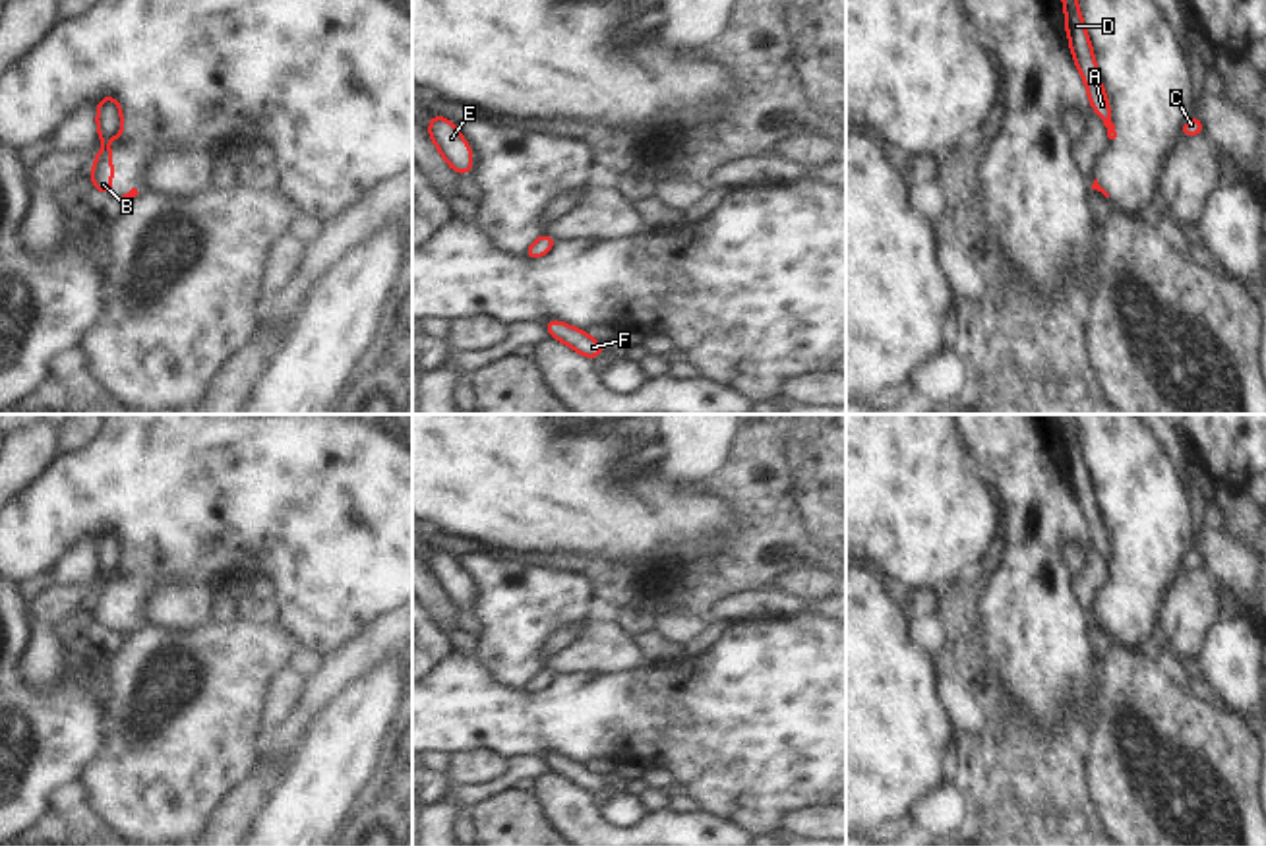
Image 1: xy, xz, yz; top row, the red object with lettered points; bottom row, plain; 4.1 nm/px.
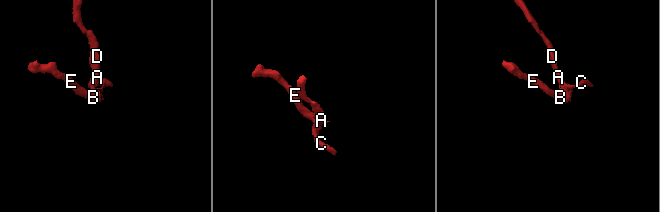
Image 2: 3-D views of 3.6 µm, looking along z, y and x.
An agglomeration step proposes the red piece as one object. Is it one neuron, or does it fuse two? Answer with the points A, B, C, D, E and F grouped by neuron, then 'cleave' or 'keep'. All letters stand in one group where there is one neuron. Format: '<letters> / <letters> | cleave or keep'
A C D F / B E | cleave

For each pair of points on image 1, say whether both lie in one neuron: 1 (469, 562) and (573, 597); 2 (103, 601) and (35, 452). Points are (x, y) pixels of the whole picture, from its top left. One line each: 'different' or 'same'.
1: same
2: different

